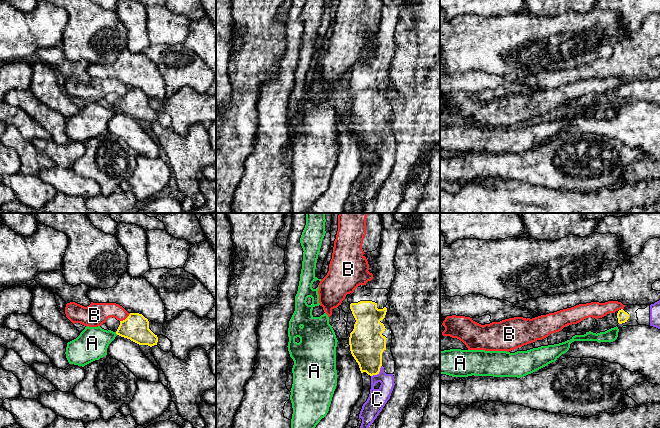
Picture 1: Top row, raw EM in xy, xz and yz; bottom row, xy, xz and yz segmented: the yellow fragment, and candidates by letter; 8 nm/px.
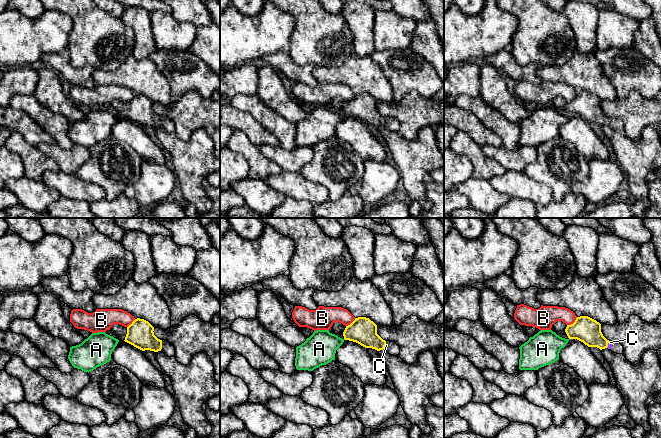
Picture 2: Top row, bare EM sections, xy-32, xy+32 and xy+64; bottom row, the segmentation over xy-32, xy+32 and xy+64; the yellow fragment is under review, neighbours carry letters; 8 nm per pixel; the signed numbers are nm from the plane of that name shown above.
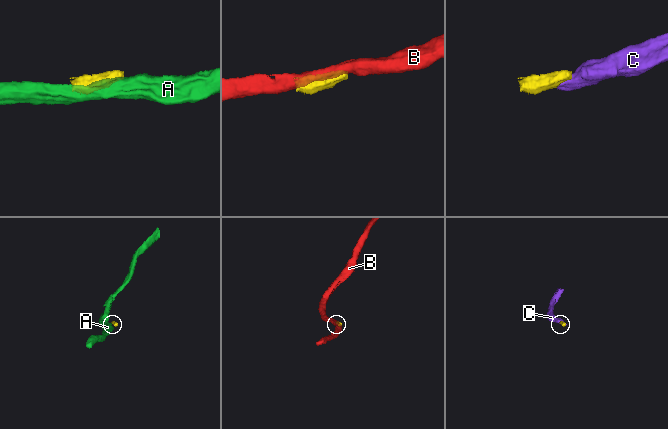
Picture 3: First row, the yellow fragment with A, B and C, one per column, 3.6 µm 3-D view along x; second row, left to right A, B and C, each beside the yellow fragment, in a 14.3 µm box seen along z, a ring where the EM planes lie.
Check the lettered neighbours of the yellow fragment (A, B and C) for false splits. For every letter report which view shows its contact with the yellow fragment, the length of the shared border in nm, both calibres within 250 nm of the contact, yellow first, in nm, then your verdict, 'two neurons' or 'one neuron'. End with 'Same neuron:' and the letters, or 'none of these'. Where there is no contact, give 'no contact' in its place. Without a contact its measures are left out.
A: xy | 30 nm | 220/260 nm | two neurons
B: xy | 110 nm | 220/180 nm | two neurons
C: xz | 130 nm | 280/150 nm | one neuron
Same neuron: C

